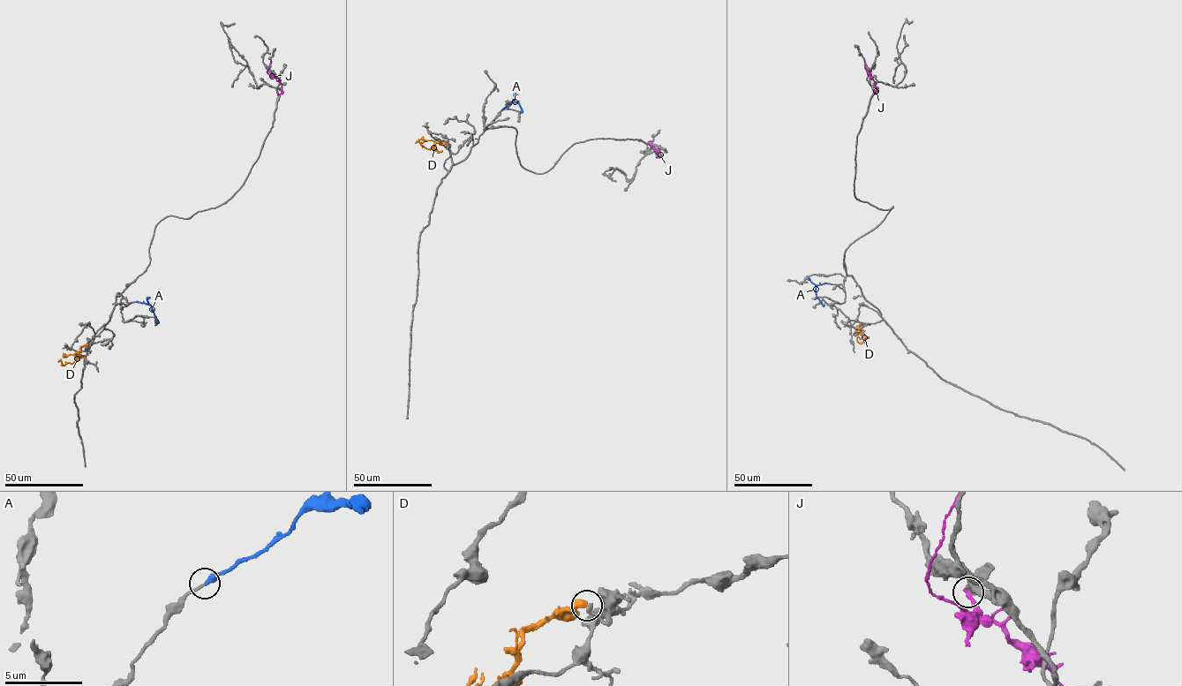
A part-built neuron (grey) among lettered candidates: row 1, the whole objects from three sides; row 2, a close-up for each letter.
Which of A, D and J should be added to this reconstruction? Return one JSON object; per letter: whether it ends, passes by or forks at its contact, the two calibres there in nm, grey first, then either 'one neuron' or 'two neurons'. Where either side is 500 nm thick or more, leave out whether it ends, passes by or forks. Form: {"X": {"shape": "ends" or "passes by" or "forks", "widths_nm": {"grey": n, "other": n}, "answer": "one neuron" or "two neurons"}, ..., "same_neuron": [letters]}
{"A": {"shape": "ends", "widths_nm": {"grey": 240, "other": 400}, "answer": "one neuron"}, "D": {"shape": "ends", "widths_nm": {"grey": 200, "other": 440}, "answer": "two neurons"}, "J": {"widths_nm": {"grey": 550, "other": 320}, "answer": "two neurons"}, "same_neuron": ["A"]}

